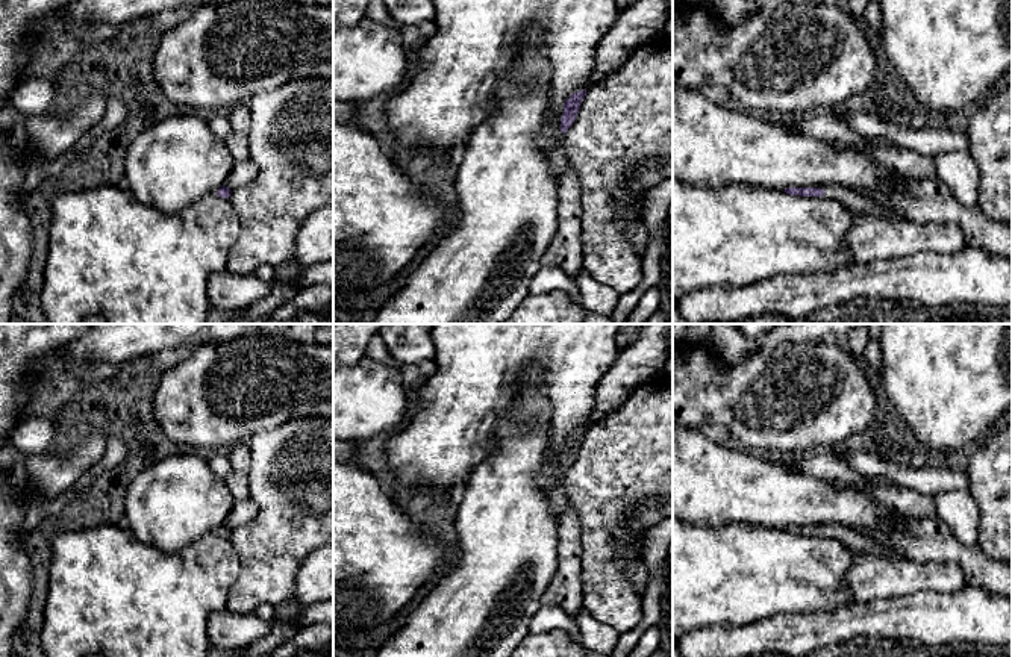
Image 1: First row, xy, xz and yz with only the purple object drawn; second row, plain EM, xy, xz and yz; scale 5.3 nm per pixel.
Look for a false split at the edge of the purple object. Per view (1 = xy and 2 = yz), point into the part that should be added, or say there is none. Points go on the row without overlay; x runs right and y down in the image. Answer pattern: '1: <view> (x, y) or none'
1: none
2: yz (852, 539)

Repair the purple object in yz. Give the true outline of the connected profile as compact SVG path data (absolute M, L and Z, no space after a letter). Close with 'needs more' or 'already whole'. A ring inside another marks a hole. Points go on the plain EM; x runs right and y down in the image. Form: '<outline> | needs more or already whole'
M832 524L826 528L820 527L786 527L783 531L789 534L801 534L801 536L823 536L835 537L841 540L848 550L867 553L867 554L876 554L883 556L888 559L904 559L904 556L894 550L888 548L885 545L877 543L868 536L861 534L859 531L844 528L841 525Z | needs more

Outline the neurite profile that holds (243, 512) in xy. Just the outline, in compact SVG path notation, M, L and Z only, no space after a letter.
M251 500L235 501L229 516L224 521L230 530L248 524L258 513L258 504Z

